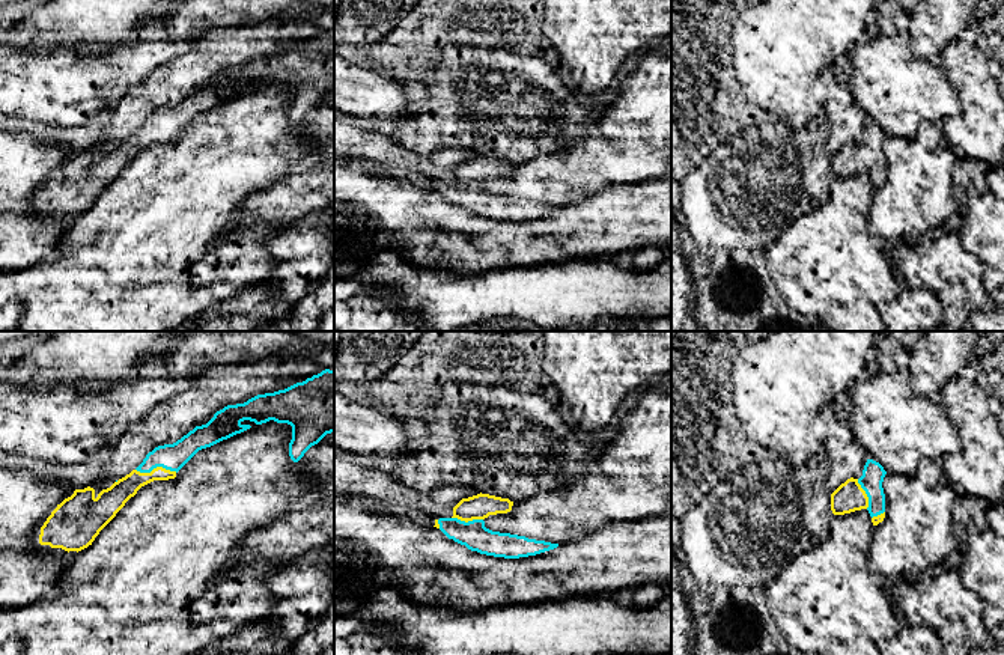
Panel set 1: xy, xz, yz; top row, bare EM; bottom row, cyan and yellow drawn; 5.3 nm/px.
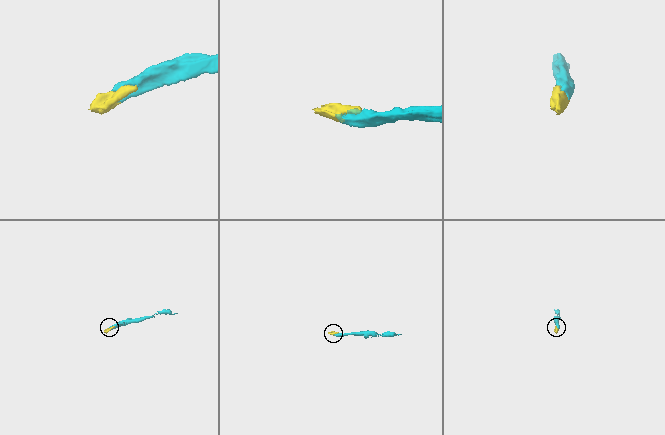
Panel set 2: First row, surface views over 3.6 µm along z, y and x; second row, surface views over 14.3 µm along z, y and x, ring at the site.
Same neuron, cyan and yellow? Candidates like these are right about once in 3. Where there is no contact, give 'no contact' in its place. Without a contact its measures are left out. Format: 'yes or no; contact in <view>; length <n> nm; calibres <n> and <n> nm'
yes; contact in xy; length 220 nm; calibres 140 and 120 nm

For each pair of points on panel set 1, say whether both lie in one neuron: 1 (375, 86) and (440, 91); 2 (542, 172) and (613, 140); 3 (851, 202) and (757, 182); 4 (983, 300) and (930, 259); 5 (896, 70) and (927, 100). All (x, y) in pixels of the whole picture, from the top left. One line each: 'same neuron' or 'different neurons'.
1: different neurons
2: same neuron
3: different neurons
4: same neuron
5: same neuron

